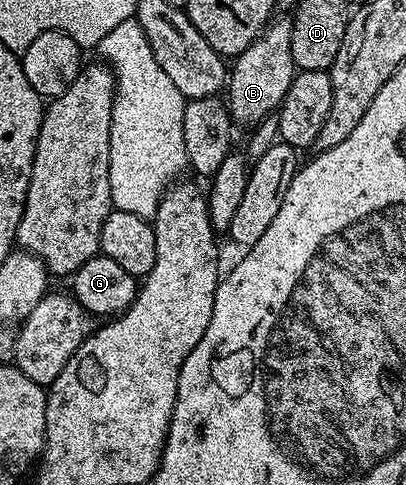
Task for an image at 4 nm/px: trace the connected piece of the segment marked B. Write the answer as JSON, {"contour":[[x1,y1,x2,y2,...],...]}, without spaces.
{"contour":[[290,17,279,18,267,23,262,34,255,39,245,52,234,59,229,70,225,87,225,105,231,111,236,123,244,122,247,128,254,127,262,118,272,117,283,104,283,98,289,92,289,84,293,84,297,73,290,48,291,25]]}

